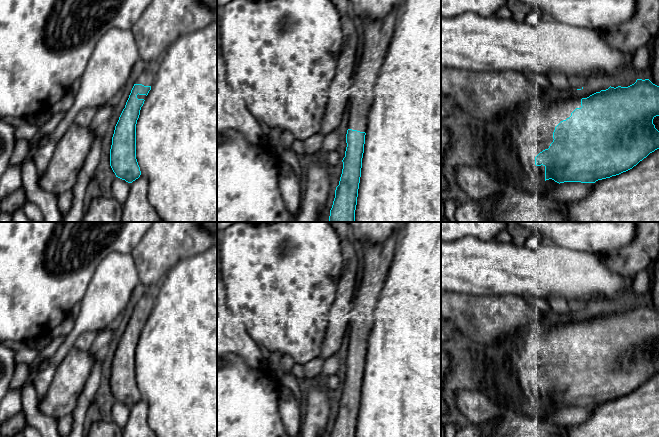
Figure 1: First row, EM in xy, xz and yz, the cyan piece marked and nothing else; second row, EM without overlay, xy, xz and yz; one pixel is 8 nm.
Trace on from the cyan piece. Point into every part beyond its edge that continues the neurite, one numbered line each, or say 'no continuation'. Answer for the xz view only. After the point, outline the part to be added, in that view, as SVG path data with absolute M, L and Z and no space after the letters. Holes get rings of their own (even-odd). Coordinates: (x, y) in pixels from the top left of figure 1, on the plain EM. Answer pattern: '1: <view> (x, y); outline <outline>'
1: xz (376, 259); outline M399 233L382 243L366 242L360 255L360 277L353 299L348 327L348 353L367 355L368 339L374 325L373 314L394 259Z

